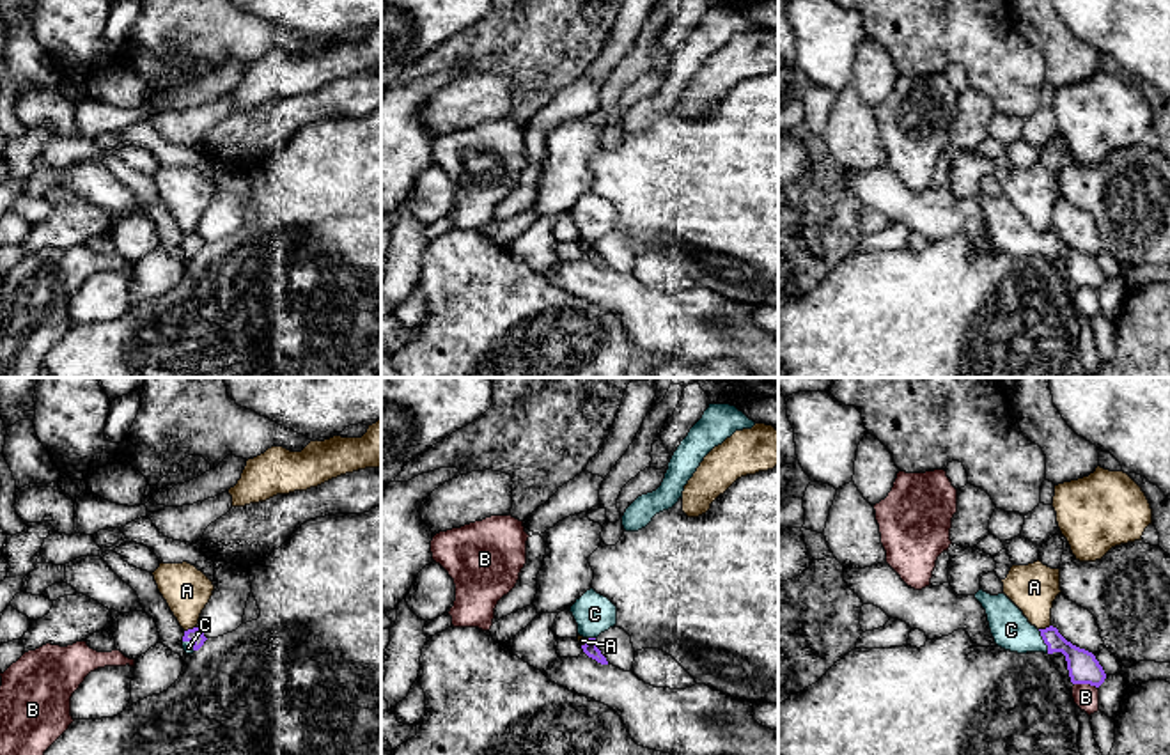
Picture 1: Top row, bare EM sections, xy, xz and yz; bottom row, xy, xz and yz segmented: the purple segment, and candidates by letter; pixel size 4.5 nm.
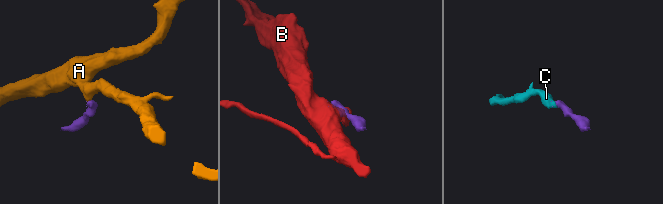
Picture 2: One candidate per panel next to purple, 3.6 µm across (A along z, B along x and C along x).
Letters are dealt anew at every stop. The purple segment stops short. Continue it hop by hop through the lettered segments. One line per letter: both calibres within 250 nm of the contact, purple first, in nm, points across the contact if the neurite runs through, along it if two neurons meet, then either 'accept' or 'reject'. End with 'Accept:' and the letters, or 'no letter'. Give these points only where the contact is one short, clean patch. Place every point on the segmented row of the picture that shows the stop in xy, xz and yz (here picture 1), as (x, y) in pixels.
A: 70 nm thick on the purple side, 220 nm on the other; border along xy (195, 626), (185, 631); reject
B: 140 nm thick on the purple side, 110 nm on the other; border along yz (1075, 683), (1089, 683), (1096, 688); reject
C: 140 nm thick on the purple side, 180 nm on the other; runs through yz (1084, 669), (1062, 646), (1045, 642), (1020, 637), (1011, 630); accept
Accept: C

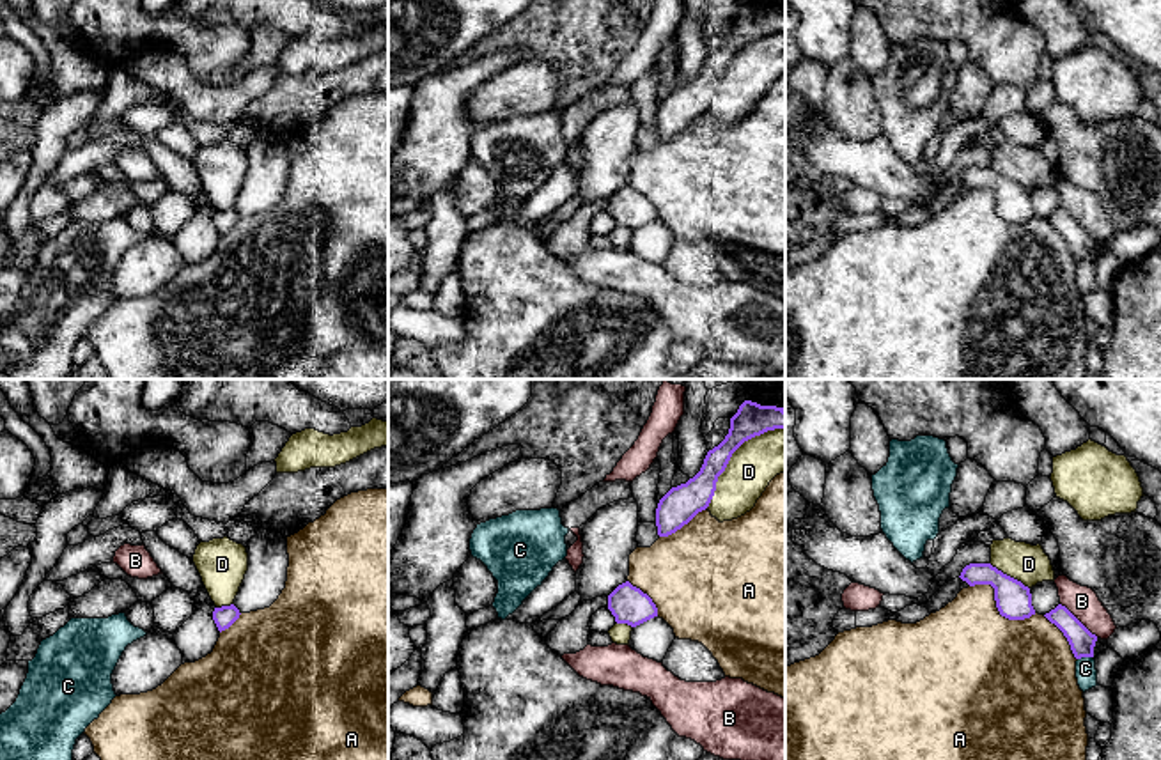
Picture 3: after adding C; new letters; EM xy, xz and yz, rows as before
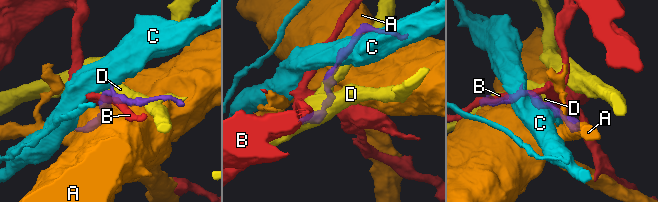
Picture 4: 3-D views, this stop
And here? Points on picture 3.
A: 160 nm thick on the purple side, 460 nm on the other; reject
B: 120 nm thick on the purple side, 140 nm on the other; border along yz (1060, 603), (1098, 636); reject
C: 120 nm thick on the purple side, 100 nm on the other; border along yz (1092, 656), (1078, 659); reject
D: 150 nm thick on the purple side, 220 nm on the other; reject
Accept: no letter

